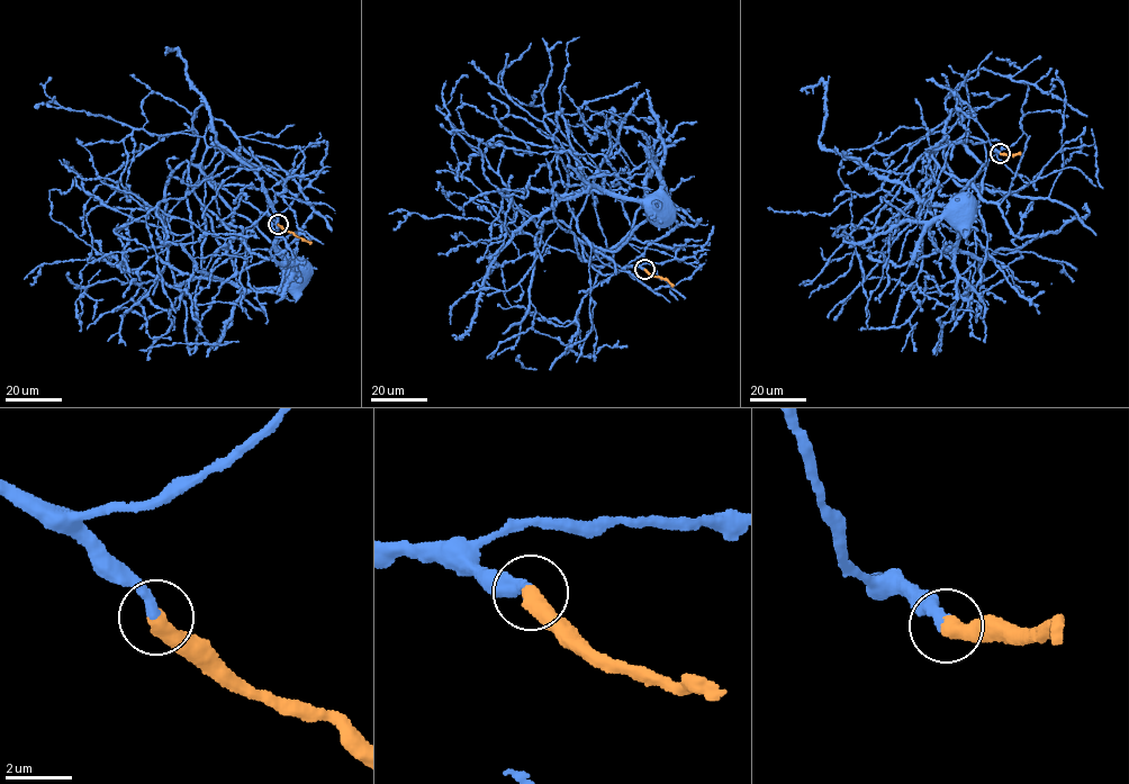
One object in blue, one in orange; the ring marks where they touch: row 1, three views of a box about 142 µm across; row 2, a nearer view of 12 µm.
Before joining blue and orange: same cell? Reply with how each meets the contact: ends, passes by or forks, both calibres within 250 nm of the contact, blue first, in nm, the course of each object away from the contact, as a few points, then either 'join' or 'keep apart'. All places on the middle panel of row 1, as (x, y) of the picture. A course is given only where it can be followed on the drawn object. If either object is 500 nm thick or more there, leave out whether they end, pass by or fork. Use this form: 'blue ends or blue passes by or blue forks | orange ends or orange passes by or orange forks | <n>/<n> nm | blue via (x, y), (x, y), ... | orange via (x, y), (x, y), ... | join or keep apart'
320/500 nm | blue via (644, 269), (635, 266), (601, 273), (585, 259), (580, 241), (615, 251), (649, 218), (648, 214), (653, 214) | orange via (644, 269), (671, 286) | join

